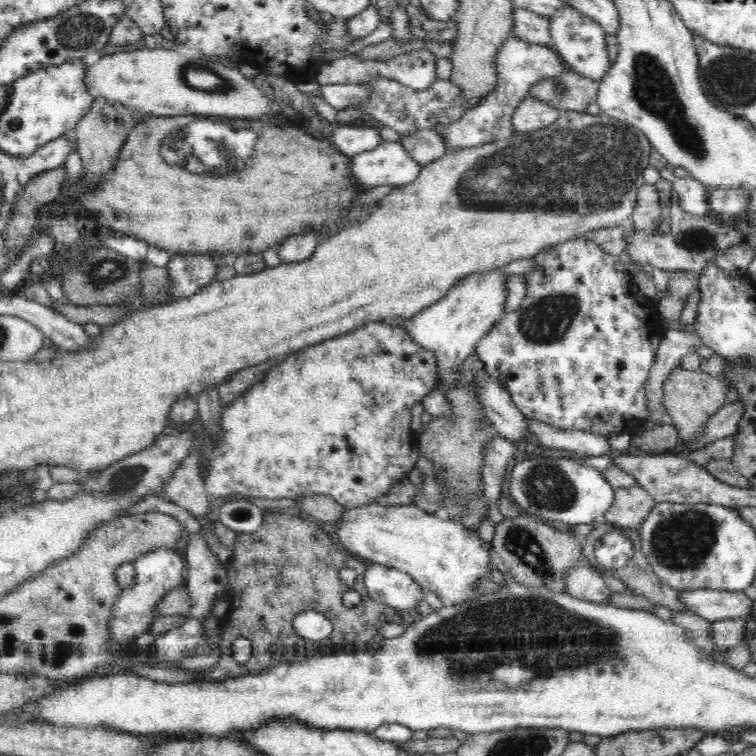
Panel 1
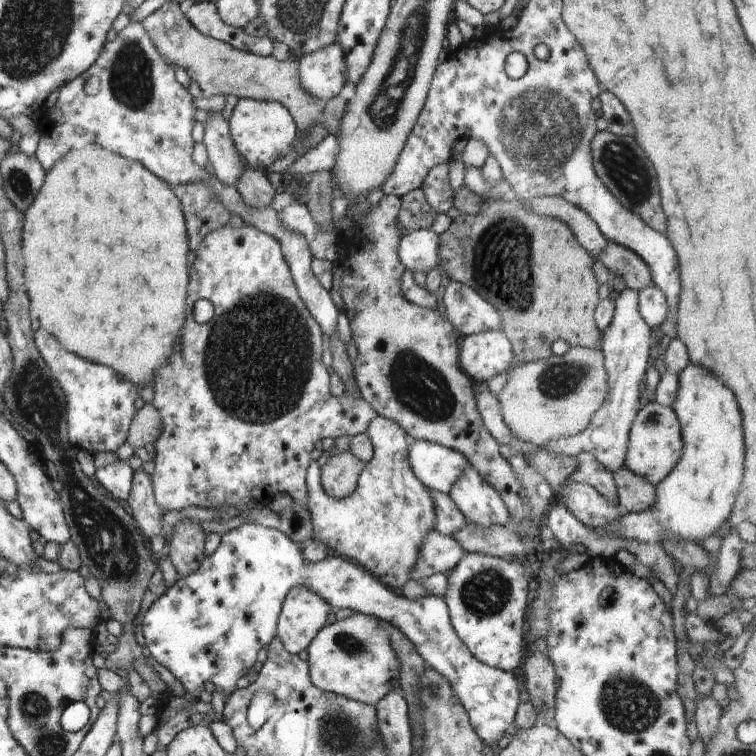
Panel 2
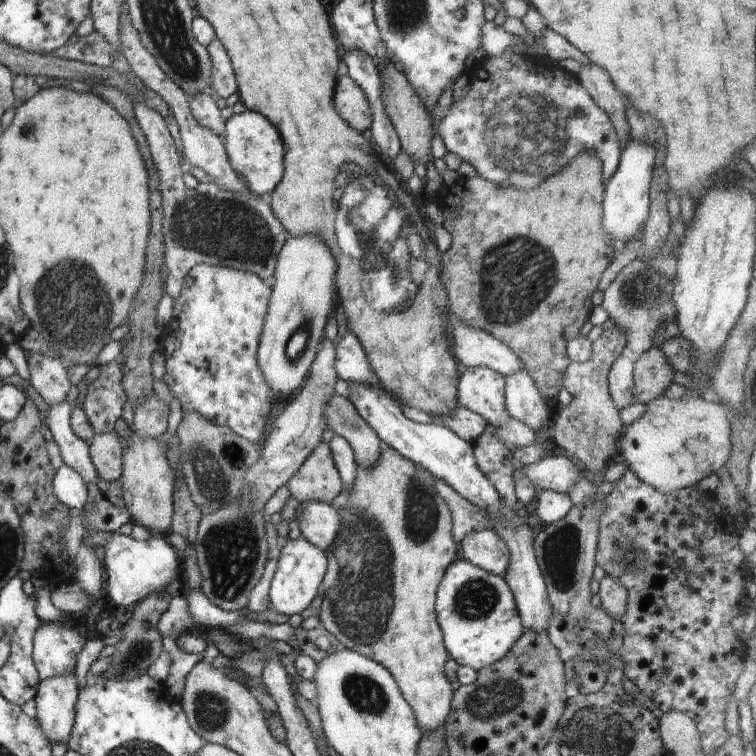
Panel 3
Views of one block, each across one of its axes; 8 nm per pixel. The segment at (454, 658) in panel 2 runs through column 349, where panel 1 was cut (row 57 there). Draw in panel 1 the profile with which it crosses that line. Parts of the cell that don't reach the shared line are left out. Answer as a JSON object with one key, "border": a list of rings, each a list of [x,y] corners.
{"border":[[[574,7],[560,9],[554,16],[551,16],[549,21],[552,47],[568,69],[600,82],[611,67],[606,46],[606,36],[608,34],[606,34],[604,28],[593,18]]]}

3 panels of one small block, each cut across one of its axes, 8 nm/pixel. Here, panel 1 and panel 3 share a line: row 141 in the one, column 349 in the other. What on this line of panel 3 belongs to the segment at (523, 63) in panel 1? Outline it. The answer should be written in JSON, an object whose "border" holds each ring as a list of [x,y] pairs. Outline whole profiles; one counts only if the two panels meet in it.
{"border":[[[334,434],[328,446],[343,482],[342,492],[334,500],[334,507],[338,510],[348,506],[348,496],[356,480],[356,460],[352,447],[339,434]]]}

